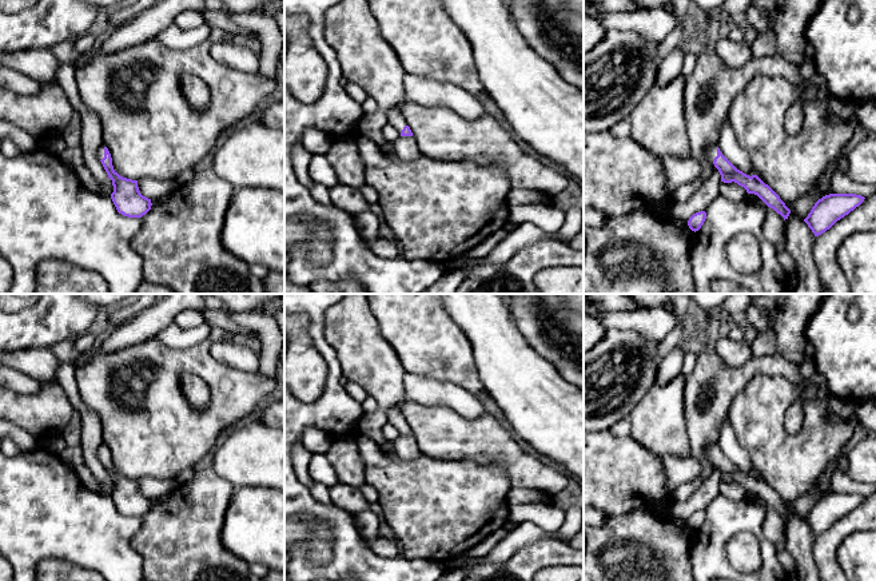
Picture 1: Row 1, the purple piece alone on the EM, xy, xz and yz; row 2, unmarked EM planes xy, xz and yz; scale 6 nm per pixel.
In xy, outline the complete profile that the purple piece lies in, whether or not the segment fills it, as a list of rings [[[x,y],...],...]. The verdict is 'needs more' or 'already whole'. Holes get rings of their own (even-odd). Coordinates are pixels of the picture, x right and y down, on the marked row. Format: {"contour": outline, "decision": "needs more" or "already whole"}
{"contour": [[[100,146],[97,159],[101,162],[108,178],[112,180],[111,199],[119,214],[128,218],[142,218],[151,210],[151,199],[143,196],[138,180],[120,176],[112,166],[112,158],[107,147]]], "decision": "needs more"}

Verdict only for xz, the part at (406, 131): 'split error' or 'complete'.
split error

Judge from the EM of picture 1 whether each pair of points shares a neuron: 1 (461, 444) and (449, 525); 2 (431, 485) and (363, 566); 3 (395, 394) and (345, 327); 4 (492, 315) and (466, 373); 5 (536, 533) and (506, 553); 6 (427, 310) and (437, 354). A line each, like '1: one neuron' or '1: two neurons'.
1: two neurons
2: two neurons
3: one neuron
4: two neurons
5: one neuron
6: one neuron

